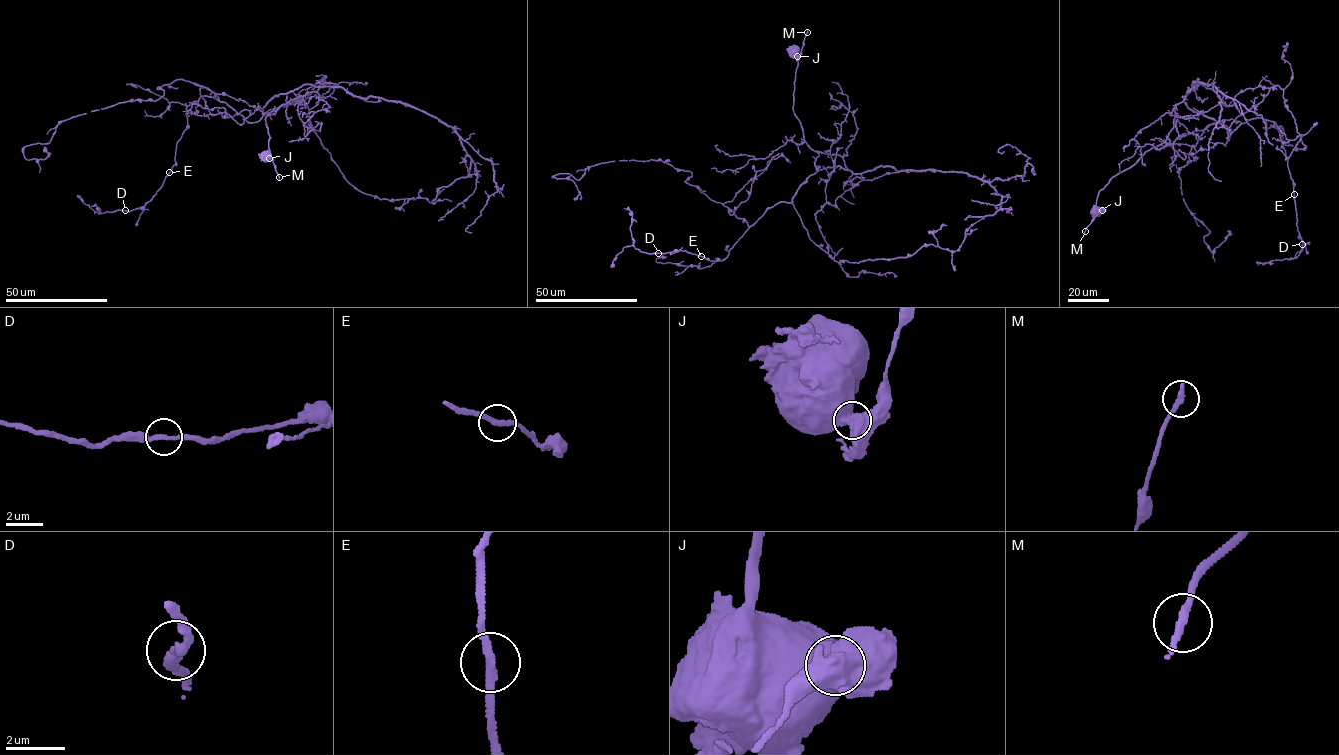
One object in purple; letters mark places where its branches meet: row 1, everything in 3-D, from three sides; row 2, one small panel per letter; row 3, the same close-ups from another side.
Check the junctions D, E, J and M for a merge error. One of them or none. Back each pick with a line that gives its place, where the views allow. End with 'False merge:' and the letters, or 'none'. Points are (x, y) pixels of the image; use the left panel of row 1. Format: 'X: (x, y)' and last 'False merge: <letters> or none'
J: (269, 158)
False merge: J

